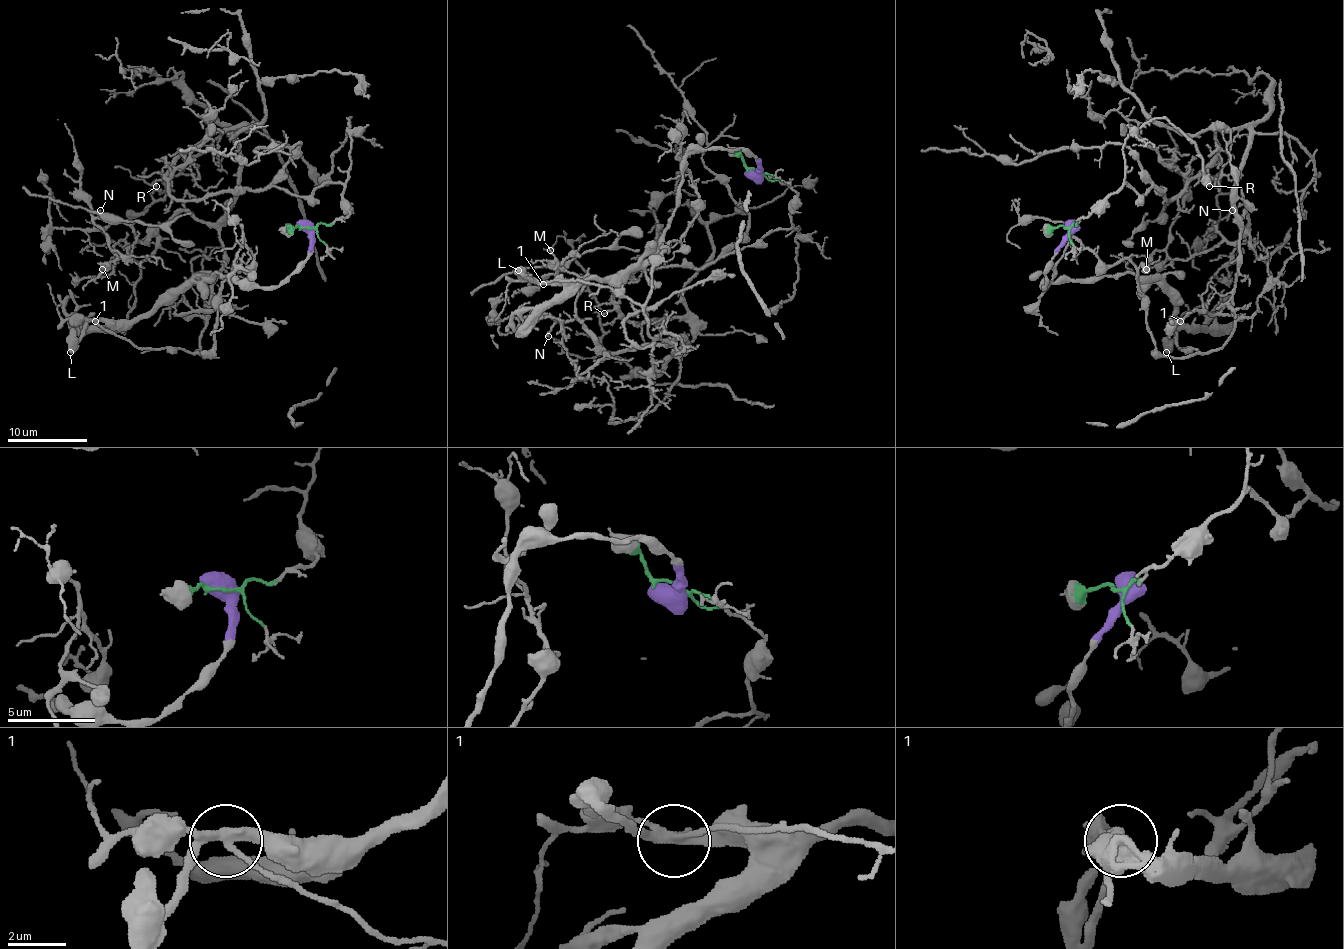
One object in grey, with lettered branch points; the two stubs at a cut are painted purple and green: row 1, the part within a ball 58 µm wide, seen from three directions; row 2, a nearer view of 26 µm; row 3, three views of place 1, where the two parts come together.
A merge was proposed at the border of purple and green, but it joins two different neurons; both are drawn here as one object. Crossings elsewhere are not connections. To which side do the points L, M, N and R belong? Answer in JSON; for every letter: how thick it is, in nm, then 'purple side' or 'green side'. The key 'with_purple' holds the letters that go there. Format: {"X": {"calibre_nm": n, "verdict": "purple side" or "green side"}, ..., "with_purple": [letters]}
{"L": {"calibre_nm": 600, "verdict": "purple side"}, "M": {"calibre_nm": 130, "verdict": "green side"}, "N": {"calibre_nm": 140, "verdict": "green side"}, "R": {"calibre_nm": 110, "verdict": "green side"}, "with_purple": ["L"]}

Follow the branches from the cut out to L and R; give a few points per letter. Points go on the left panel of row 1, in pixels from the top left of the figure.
L: (307, 227), (309, 255), (269, 287), (245, 287), (219, 273), (193, 281), (130, 321), (90, 321), (70, 353)
R: (307, 227), (349, 213), (341, 183), (309, 195), (269, 185), (197, 199), (175, 199), (166, 175), (156, 185)

